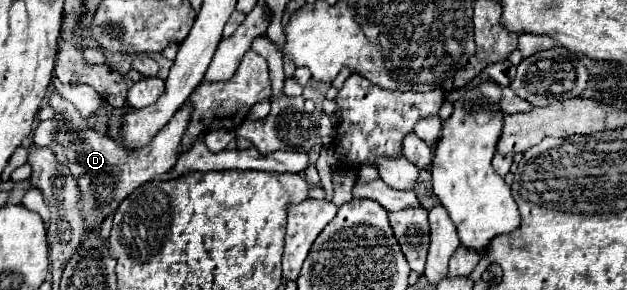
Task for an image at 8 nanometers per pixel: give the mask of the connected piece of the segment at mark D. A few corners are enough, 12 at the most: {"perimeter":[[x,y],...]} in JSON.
{"perimeter":[[57,92],[39,122],[81,188],[85,228],[167,174],[191,120],[185,102],[149,146],[129,152],[89,130]]}

